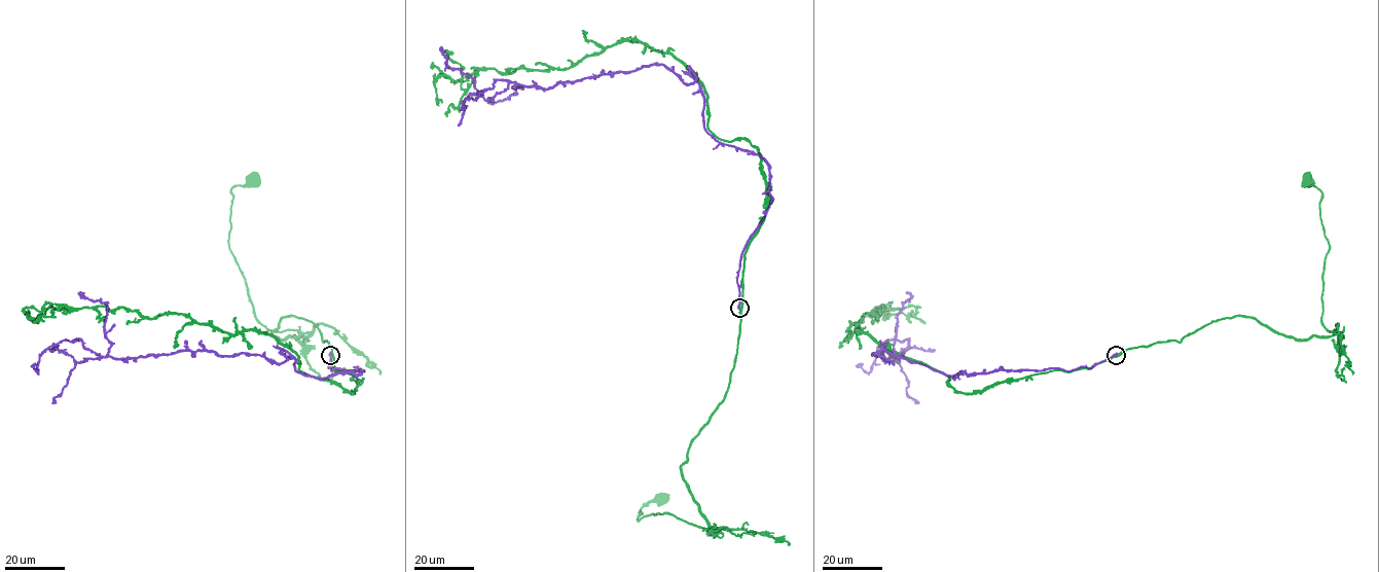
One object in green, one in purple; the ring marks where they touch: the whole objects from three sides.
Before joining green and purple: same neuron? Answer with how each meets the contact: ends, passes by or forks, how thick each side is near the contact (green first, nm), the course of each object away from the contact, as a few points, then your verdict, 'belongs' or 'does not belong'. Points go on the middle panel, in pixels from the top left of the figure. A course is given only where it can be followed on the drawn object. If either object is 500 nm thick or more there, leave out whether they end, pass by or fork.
200/600 nm | green via (738, 307), (740, 329), (727, 391), (681, 465), (709, 527), (665, 512), (638, 520), (644, 506), (661, 499) | purple via (738, 307), (769, 164), (706, 131), (691, 70), (688, 83), (654, 64), (485, 99), (441, 46) | does not belong

